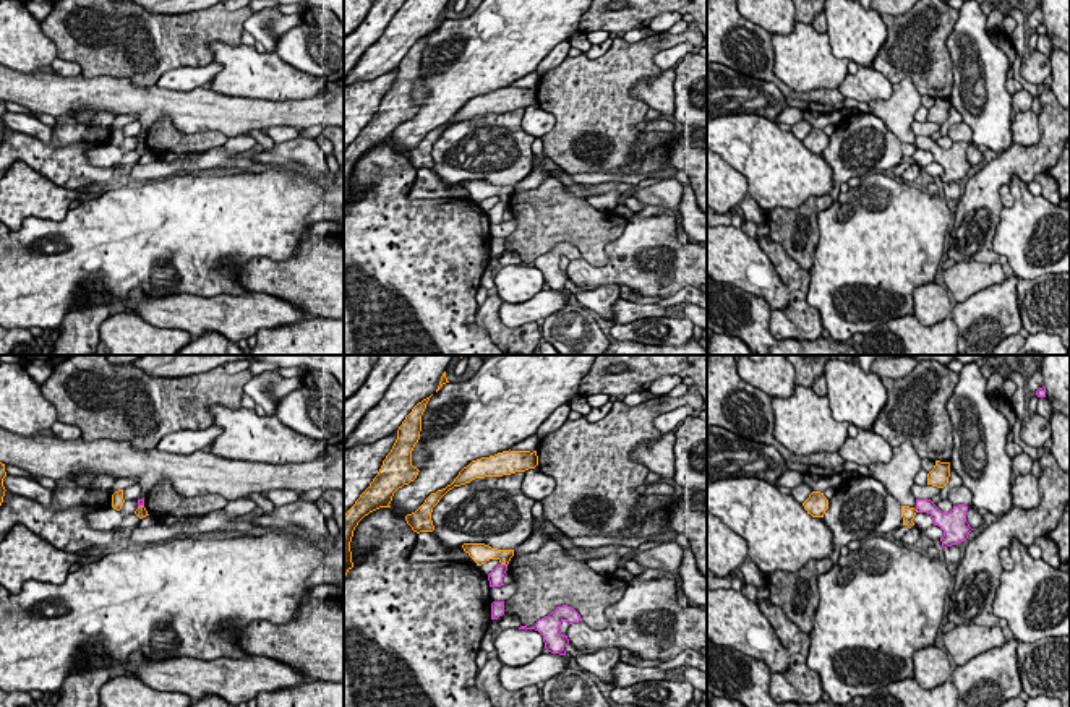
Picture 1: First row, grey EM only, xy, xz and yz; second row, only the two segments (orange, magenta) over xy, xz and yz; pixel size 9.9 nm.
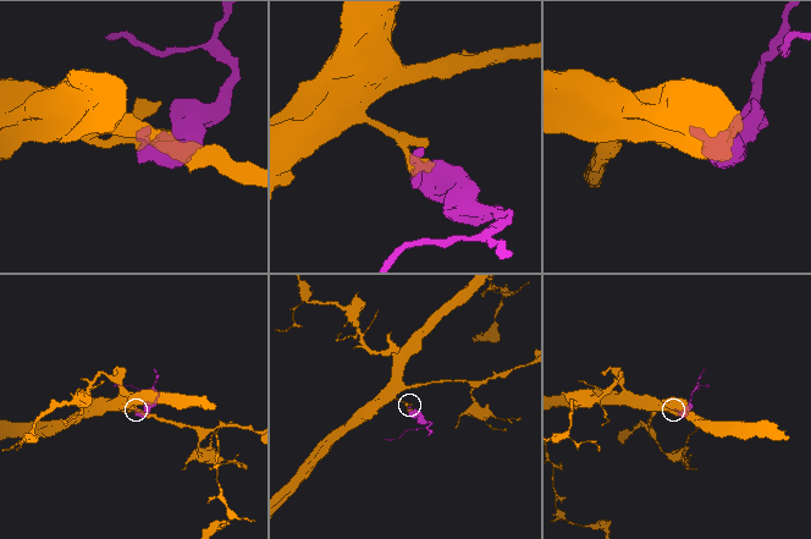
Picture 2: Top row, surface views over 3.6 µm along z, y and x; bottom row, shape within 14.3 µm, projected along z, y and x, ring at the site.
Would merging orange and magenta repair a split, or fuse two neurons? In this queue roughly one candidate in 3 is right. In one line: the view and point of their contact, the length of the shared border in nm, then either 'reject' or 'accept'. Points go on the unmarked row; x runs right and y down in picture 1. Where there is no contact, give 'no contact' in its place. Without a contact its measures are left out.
contact xz (505, 200); length 70 nm; reject

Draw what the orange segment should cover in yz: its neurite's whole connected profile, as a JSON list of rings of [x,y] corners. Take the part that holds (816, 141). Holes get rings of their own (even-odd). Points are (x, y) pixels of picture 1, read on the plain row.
[[[812,128],[802,143],[812,154],[824,154],[825,148],[828,146],[828,136],[824,133],[824,130]]]

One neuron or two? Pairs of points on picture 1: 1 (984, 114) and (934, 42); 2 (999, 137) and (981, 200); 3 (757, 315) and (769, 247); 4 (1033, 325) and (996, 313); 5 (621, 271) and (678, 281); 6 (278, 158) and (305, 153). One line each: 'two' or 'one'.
1: two
2: two
3: two
4: two
5: one
6: one

